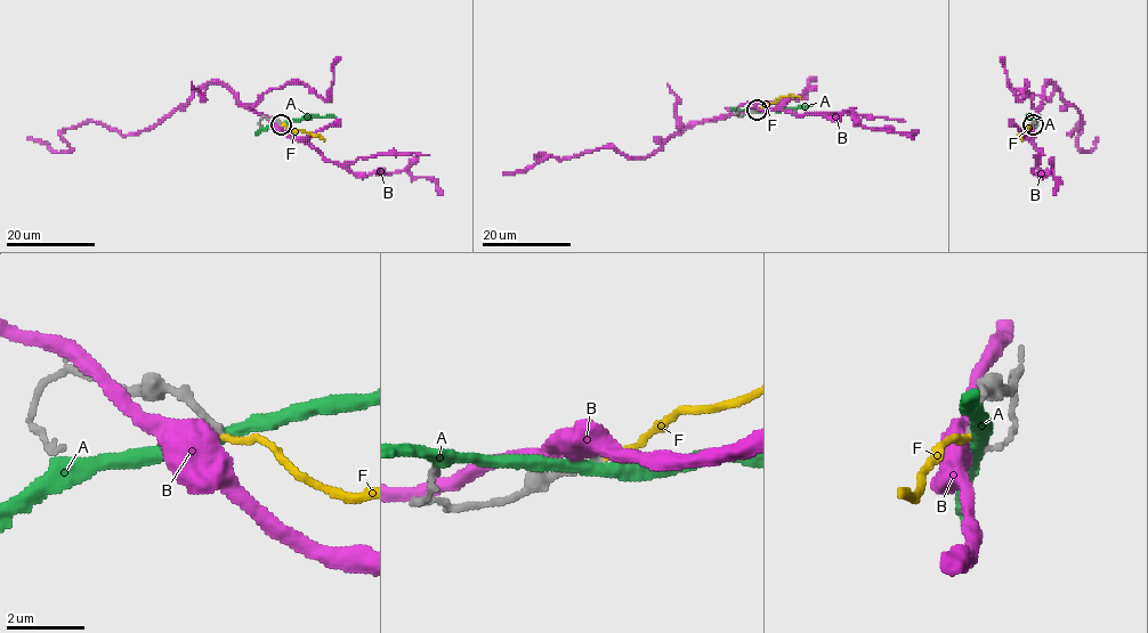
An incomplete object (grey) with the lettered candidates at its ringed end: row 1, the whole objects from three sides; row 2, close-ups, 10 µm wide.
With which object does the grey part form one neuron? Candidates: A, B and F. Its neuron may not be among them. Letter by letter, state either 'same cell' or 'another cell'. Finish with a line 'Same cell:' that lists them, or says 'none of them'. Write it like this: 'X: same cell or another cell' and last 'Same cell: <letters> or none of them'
A: another cell
B: another cell
F: same cell
Same cell: F

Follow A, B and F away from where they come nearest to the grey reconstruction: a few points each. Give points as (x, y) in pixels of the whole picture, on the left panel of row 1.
A: (280, 124), (334, 116)
B: (280, 124), (207, 82), (136, 132), (83, 122), (61, 134), (66, 152), (27, 137)
F: (281, 124), (325, 140)

